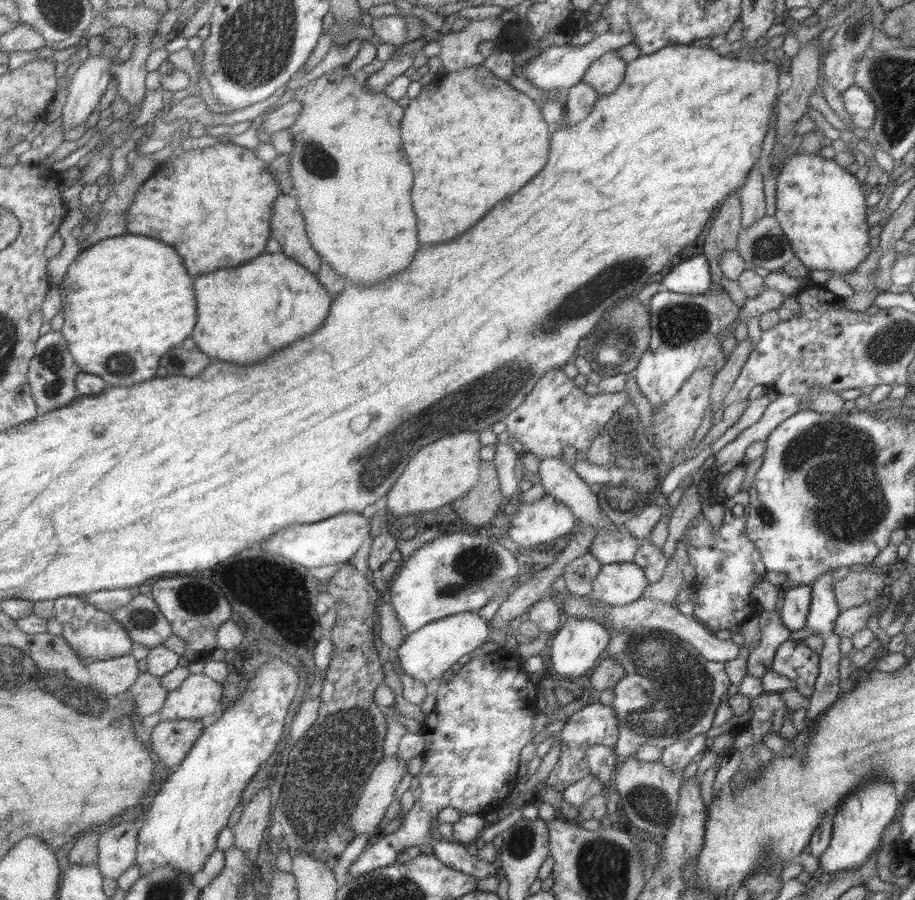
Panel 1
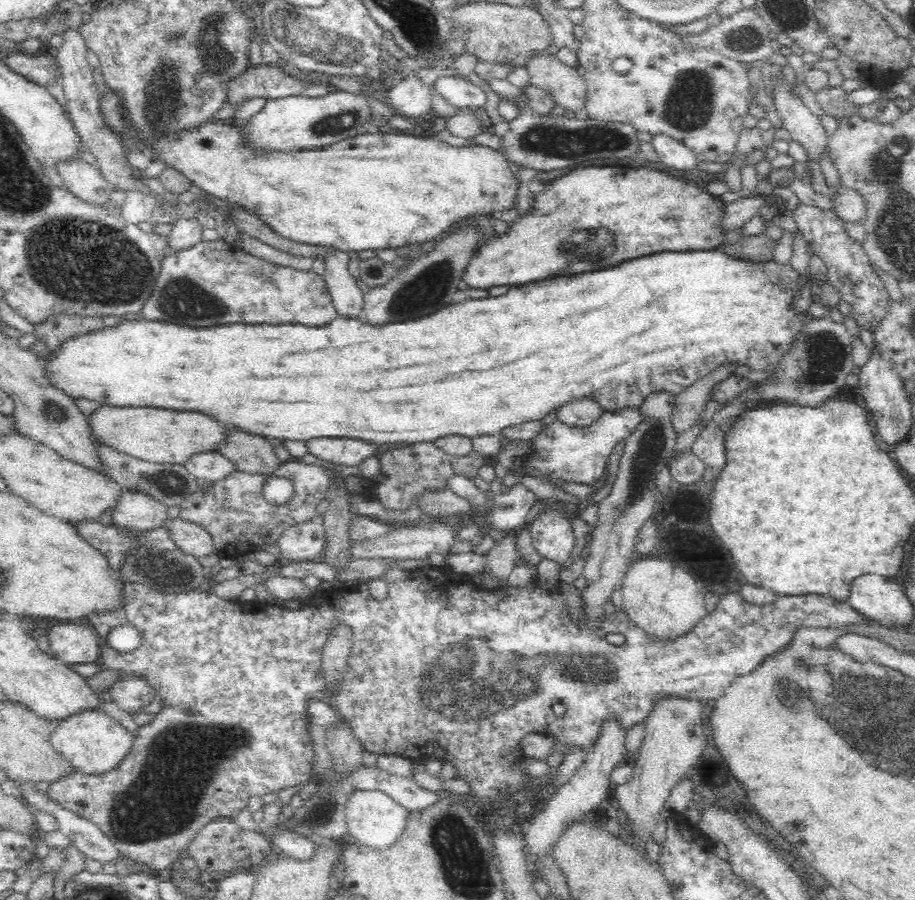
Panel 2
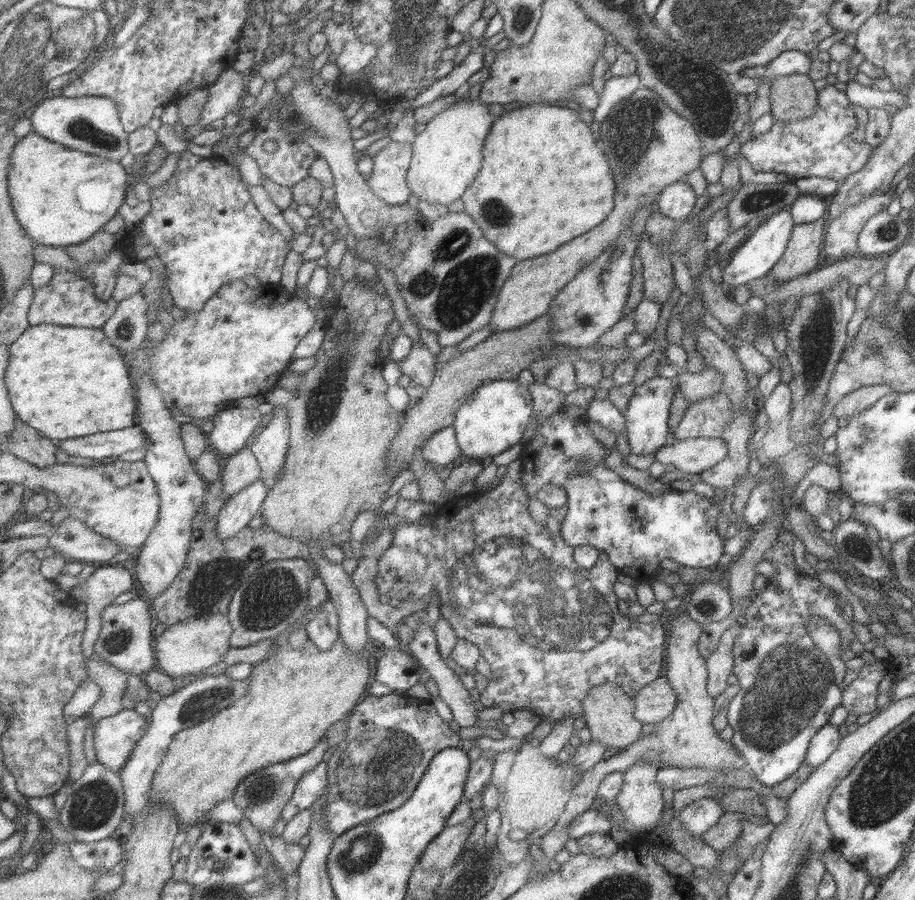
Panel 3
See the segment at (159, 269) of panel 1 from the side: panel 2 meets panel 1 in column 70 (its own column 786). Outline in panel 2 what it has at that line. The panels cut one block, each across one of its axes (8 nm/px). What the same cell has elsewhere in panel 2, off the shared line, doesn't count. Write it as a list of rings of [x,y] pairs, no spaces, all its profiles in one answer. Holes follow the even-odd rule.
[[[698,250],[684,254],[652,254],[646,258],[638,258],[634,262],[624,262],[622,266],[614,266],[610,270],[598,270],[590,274],[564,276],[564,278],[548,278],[542,282],[532,282],[510,288],[502,296],[484,299],[466,299],[464,302],[451,303],[439,308],[432,314],[410,319],[404,322],[389,322],[386,324],[368,323],[359,318],[337,315],[324,326],[290,325],[246,325],[230,324],[210,326],[206,330],[192,330],[191,326],[178,328],[175,324],[165,322],[148,322],[142,320],[126,320],[117,326],[106,326],[102,332],[90,332],[72,340],[66,340],[60,352],[52,352],[52,356],[43,366],[43,371],[52,385],[64,390],[73,399],[85,398],[100,404],[110,406],[151,406],[172,410],[189,410],[216,418],[224,426],[262,435],[266,439],[279,438],[282,441],[309,441],[313,438],[357,438],[388,444],[395,442],[414,444],[417,442],[433,442],[436,438],[449,434],[461,434],[473,437],[476,435],[497,435],[503,428],[510,425],[542,420],[553,410],[564,403],[582,397],[594,397],[604,412],[632,409],[642,402],[650,391],[670,391],[677,395],[688,388],[701,376],[712,372],[726,361],[738,361],[741,366],[748,366],[753,374],[774,368],[775,362],[789,347],[790,339],[799,333],[801,324],[812,318],[808,314],[795,312],[792,301],[802,288],[800,274],[792,268],[778,267],[769,260],[768,263],[738,262],[737,258],[726,256],[722,250]]]

